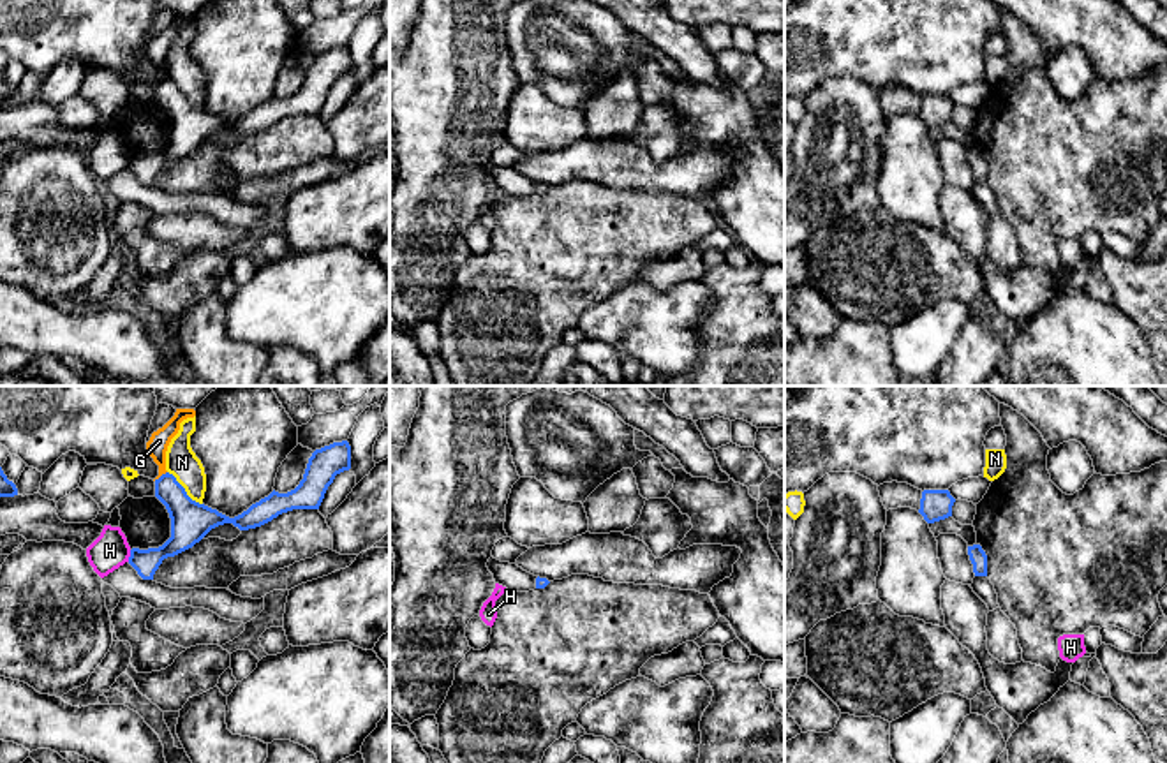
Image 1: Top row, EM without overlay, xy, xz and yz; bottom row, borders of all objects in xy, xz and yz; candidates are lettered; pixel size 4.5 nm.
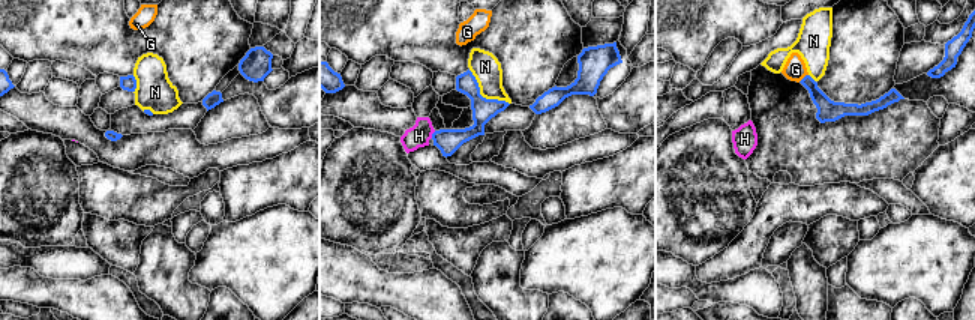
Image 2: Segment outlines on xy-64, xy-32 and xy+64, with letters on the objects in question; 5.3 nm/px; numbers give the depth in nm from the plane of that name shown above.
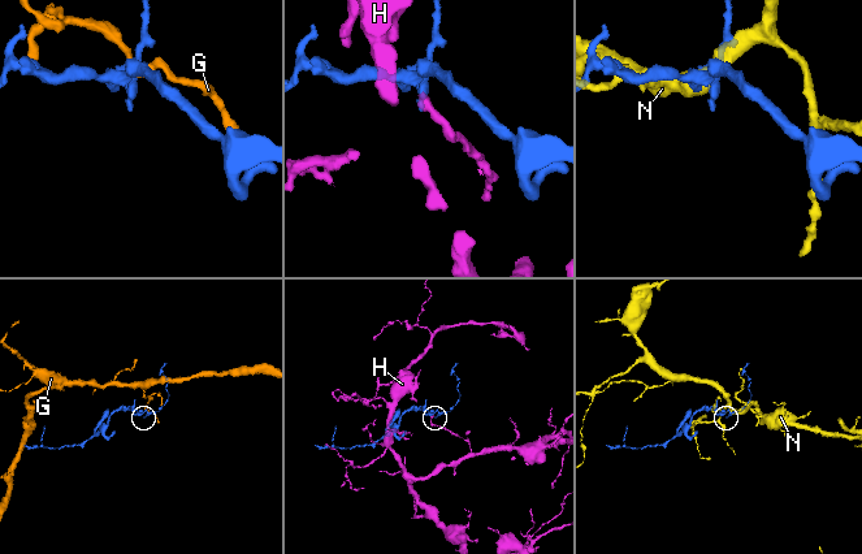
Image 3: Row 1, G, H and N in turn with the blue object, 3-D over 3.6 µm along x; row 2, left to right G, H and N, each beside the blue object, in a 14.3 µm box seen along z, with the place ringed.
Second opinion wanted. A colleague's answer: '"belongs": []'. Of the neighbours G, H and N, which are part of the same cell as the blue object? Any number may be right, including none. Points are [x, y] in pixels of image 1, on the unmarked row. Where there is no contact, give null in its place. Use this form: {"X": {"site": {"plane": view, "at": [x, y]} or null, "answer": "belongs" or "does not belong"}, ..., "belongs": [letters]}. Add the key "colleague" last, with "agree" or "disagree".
{"G": {"site": {"plane": "xy", "at": [161, 81]}, "answer": "does not belong"}, "H": {"site": {"plane": "xy", "at": [131, 161]}, "answer": "does not belong"}, "N": {"site": {"plane": "xy", "at": [184, 96]}, "answer": "does not belong"}, "belongs": [], "colleague": "agree"}

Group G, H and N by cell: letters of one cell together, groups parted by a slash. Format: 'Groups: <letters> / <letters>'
Groups: G / H / N

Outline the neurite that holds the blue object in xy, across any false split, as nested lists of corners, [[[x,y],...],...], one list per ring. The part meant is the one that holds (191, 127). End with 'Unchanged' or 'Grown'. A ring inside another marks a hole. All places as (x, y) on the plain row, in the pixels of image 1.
[[[347,46],[316,55],[308,63],[303,85],[287,97],[271,97],[242,120],[229,123],[217,115],[192,106],[185,93],[169,78],[155,85],[155,102],[166,111],[171,123],[171,143],[159,153],[132,153],[129,169],[143,185],[153,185],[164,164],[175,162],[199,148],[212,134],[233,129],[240,136],[261,132],[293,115],[319,115],[335,81],[351,74]]]. Unchanged

